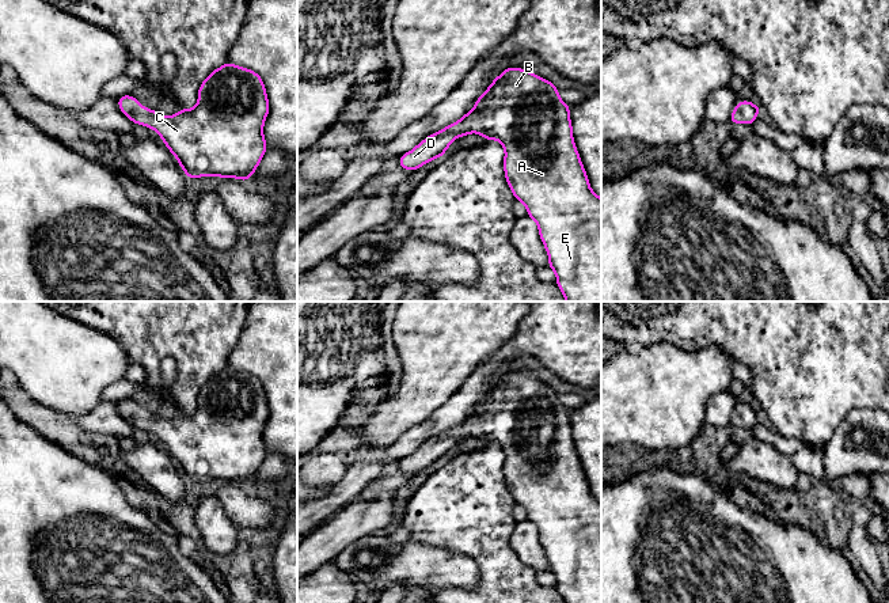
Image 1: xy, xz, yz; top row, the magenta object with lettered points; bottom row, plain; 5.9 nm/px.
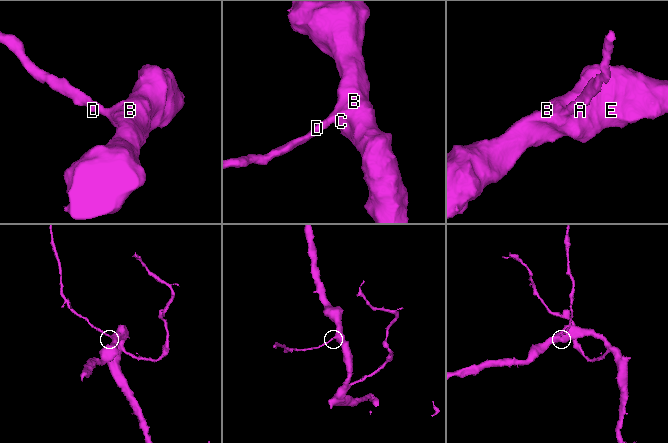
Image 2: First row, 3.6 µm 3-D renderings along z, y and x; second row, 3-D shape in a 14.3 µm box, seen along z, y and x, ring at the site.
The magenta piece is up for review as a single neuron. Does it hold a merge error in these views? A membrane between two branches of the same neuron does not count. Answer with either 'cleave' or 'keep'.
keep

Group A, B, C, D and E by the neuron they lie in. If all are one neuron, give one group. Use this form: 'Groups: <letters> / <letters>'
Groups: A B C D E

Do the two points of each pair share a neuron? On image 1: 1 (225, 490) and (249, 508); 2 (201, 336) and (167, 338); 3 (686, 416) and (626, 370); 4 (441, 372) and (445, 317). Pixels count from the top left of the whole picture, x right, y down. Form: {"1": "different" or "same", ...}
{"1": "same", "2": "same", "3": "same", "4": "same"}

